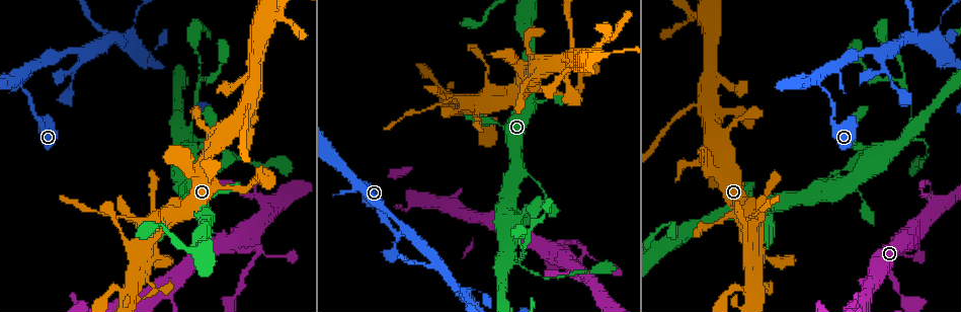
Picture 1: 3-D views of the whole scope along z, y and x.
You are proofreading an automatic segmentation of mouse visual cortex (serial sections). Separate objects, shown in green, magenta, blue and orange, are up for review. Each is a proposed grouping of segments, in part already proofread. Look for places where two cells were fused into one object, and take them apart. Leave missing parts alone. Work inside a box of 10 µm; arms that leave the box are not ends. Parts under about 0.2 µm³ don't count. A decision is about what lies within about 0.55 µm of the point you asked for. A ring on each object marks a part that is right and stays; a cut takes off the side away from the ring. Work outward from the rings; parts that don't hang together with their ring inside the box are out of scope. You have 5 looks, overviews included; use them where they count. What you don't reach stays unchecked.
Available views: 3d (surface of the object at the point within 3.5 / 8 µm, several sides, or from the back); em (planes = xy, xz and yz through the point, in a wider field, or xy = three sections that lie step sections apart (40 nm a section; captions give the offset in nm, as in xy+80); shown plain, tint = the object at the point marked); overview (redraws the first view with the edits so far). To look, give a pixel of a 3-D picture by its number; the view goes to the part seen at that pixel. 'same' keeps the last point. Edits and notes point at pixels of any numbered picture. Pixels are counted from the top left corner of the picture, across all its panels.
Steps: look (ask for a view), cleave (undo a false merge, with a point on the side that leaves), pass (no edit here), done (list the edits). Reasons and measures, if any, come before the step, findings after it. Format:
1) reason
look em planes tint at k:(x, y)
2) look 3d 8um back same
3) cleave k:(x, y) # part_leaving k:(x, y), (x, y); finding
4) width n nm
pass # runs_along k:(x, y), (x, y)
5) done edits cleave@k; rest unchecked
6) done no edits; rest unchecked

narrows sharply
look 3d 3.5um at 1:(911, 108)

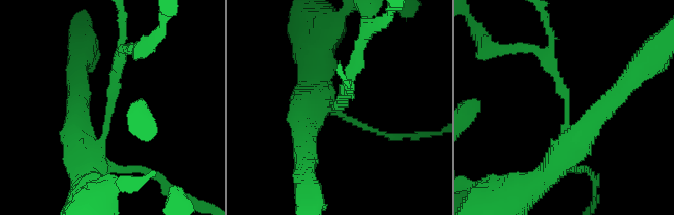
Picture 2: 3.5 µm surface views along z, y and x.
arm_widths 150, 400 nm
look em xy step 3 tint at 2:(108, 109)

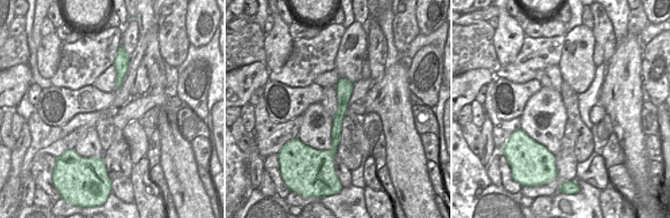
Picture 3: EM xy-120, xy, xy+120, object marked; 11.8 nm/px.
width 170 nm
pass # runs_along 3:(343, 80), (334, 146), (328, 153); continuous, no second cell

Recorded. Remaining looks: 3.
narrows sharply
look 3d 3.5um at 1:(257, 255)

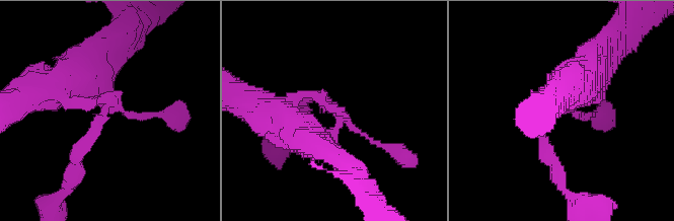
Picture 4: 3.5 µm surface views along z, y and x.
pass # all the same cell

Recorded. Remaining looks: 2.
done no edits; rest unchecked

